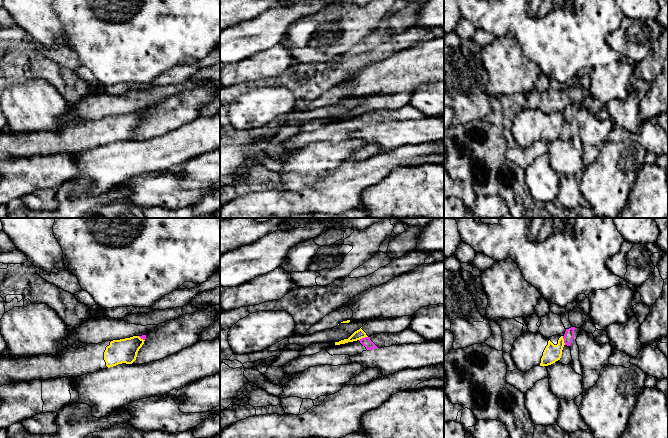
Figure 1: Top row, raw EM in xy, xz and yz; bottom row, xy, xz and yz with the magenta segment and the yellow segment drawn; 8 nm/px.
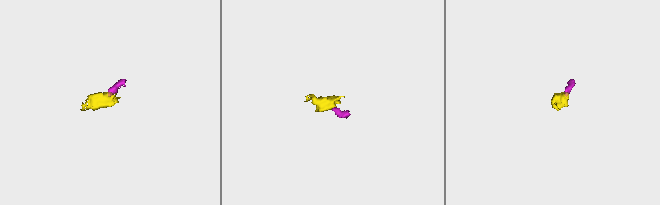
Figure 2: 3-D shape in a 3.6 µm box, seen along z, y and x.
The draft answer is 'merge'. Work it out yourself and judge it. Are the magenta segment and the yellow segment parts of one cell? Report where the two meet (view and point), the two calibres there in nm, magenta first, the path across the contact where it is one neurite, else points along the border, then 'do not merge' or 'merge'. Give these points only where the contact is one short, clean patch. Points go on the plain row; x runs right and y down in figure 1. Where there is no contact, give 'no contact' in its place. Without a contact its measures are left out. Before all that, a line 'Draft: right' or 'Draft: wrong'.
Draft: wrong
xz (363, 114) | 70/80 nm | along xz (367, 112), (359, 116) | do not merge

